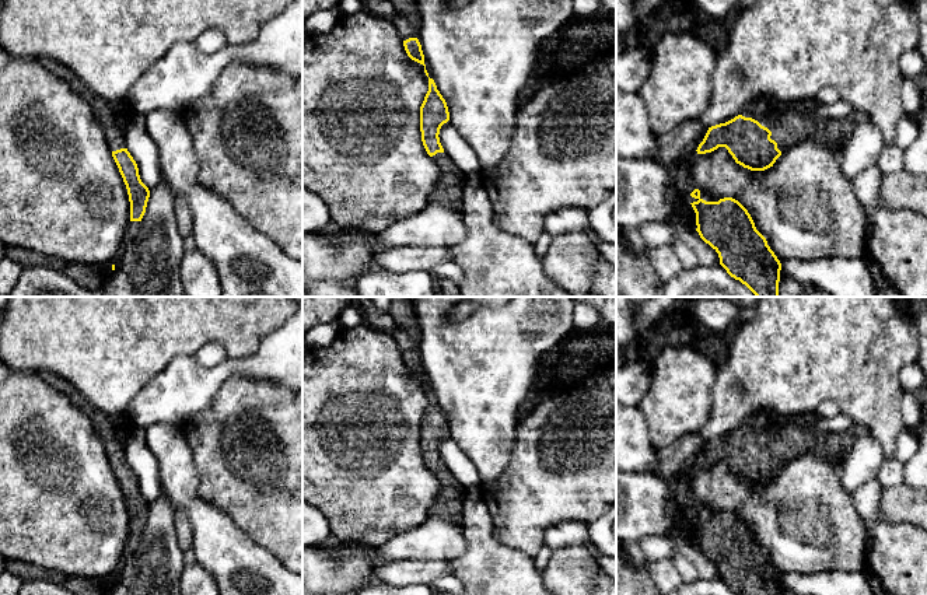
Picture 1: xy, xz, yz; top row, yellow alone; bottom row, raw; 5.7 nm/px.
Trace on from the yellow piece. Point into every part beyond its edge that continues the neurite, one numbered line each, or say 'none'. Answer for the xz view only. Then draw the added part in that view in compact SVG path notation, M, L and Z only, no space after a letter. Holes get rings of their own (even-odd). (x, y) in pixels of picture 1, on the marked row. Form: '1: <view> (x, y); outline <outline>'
1: xz (448, 191); outline M437 153L431 158L440 167L440 181L434 186L428 203L440 203L447 207L462 209L462 188L468 178L445 153Z

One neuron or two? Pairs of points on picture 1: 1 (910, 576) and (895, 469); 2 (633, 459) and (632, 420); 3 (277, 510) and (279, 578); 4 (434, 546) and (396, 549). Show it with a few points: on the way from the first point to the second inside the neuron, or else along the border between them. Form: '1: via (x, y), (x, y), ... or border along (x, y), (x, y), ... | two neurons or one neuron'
1: border along (875, 479), (882, 489) | two neurons
2: via (632, 450), (632, 430) | one neuron
3: border along (252, 539), (269, 550), (287, 569) | two neurons
4: via (424, 546), (406, 546) | one neuron

